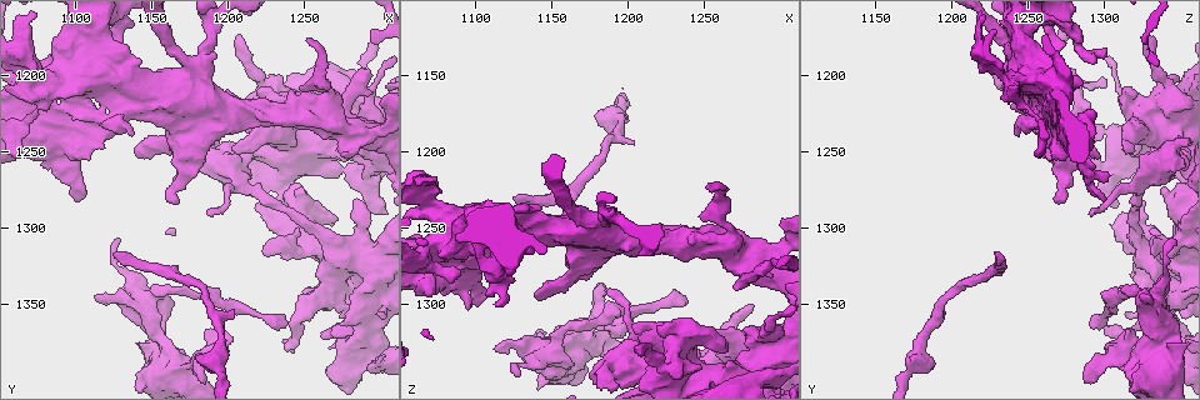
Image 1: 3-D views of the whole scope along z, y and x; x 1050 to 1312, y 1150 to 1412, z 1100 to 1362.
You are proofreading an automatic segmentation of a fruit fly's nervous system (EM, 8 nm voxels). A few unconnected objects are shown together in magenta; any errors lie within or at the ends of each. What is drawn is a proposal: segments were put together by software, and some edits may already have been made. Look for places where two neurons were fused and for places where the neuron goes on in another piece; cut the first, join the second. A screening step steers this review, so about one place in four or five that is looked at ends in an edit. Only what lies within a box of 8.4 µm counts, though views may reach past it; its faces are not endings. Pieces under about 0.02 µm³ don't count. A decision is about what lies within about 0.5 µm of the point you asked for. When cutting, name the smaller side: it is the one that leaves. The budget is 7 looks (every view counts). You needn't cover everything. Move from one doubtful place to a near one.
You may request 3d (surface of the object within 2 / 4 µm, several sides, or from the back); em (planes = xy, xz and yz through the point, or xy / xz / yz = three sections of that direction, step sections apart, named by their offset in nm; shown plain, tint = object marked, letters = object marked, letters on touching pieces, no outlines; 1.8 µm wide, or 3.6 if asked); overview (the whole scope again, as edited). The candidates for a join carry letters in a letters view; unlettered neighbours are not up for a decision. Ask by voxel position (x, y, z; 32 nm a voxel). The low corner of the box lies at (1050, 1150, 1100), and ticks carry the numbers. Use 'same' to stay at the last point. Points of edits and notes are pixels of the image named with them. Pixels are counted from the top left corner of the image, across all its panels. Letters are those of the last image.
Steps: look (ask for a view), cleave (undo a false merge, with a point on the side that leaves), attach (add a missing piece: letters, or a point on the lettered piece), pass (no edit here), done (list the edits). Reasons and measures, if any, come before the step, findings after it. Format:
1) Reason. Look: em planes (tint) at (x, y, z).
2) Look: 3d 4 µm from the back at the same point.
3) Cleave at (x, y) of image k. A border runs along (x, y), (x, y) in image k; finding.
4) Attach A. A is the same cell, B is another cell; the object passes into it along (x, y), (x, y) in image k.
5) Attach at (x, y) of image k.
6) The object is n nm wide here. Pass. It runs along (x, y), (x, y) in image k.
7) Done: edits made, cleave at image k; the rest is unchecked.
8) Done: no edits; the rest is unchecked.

Free end. Look: em xy step 4 (letters) at (1240, 1364, 1296).

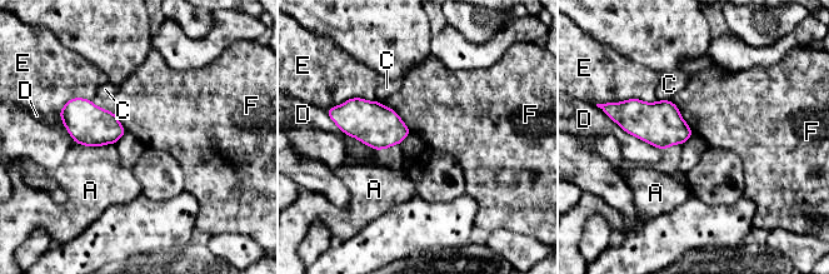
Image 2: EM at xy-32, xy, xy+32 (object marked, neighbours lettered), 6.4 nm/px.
Pass. A, C, D, E and F are other cells; a border runs along (118, 119), (126, 130) in image 2; none of them fits.

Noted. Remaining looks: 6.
Touches itself. Look: em 3.6 µm planes (letters) at (1278, 1322, 1340).

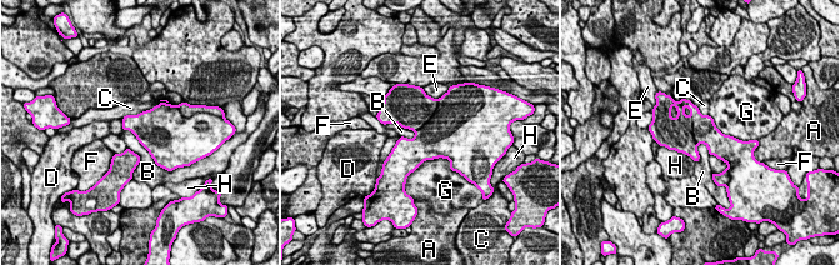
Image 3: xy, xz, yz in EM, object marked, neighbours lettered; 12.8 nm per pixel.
Cleave at (414, 109) of image 3. A, B, C, D, E, F, G and H are other cells; a border runs along (439, 99), (435, 113), (415, 131) in image 3; two neurons meet here.

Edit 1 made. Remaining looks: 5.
Sharp bend. Look: em planes (tint) at (1238, 1228, 1322).

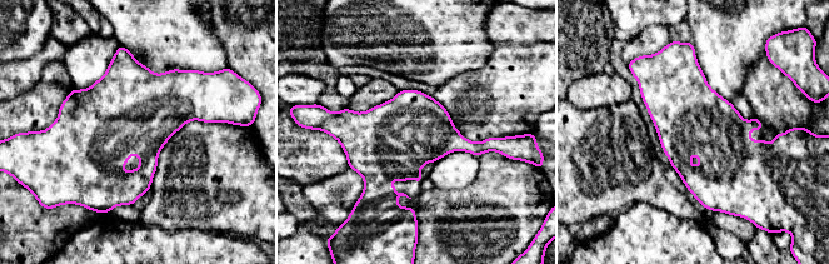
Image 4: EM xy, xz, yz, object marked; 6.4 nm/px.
Look: em planes (letters) at the same point.

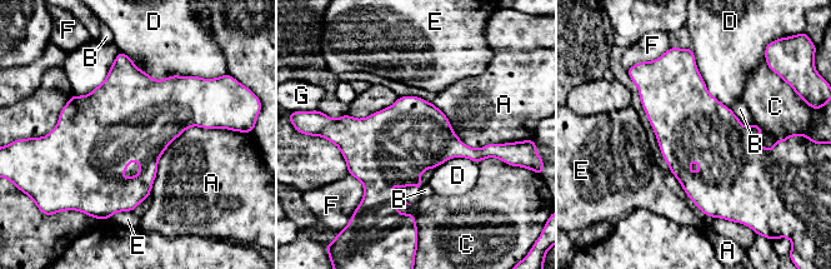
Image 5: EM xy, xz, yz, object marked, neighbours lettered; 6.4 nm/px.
Pass. A, B, C, D, E, F and G are other cells; a border runs along (223, 128), (186, 128), (149, 195) in image 5; one neuron here.

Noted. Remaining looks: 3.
Done: edits made, cleave at image 3; the rest is unchecked.

